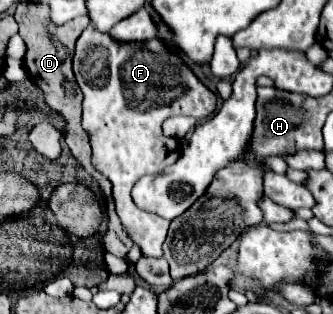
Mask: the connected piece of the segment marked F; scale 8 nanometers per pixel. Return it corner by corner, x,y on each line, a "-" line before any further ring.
92,25
76,43
74,75
84,93
82,127
92,143
92,165
112,183
116,213
128,237
140,247
142,257
160,259
170,221
138,209
130,191
140,177
164,171
172,163
170,153
176,151
178,155
178,143
162,135
162,123
174,115
208,117
216,109
216,95
196,79
186,59
164,43
156,39
146,43
116,43

